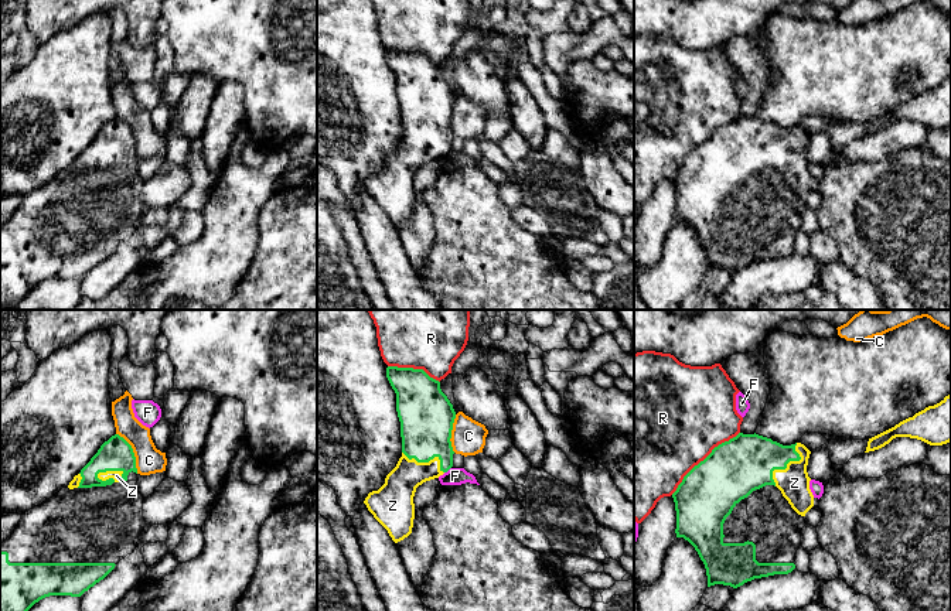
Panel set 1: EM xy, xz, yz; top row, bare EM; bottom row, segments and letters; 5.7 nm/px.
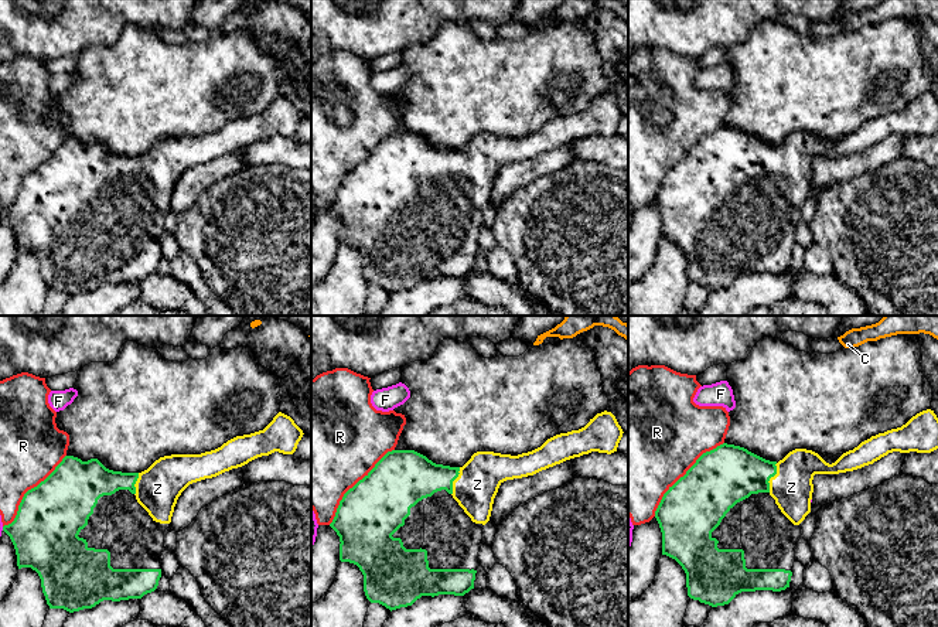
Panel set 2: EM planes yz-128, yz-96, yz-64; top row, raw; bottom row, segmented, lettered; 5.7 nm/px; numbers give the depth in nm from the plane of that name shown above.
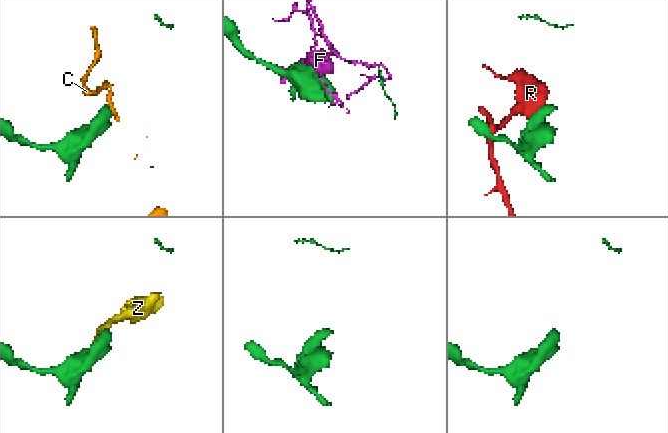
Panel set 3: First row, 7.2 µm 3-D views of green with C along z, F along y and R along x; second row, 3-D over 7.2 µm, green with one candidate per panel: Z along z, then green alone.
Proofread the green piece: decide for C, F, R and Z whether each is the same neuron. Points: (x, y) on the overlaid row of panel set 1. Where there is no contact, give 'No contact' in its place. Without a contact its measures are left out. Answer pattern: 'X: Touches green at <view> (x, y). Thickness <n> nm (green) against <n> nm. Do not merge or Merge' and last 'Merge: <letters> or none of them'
C: Touches green at xy (133, 453). Thickness 190 nm (green) against 160 nm. Do not merge
F: Touches green at xz (447, 470). Thickness 280 nm (green) against 100 nm. Do not merge
R: Touches green at yz (704, 460). Thickness 320 nm (green) against 500 nm. Do not merge
Z: Touches green at yz (786, 466). Thickness 320 nm (green) against 180 nm. Merge
Merge: Z

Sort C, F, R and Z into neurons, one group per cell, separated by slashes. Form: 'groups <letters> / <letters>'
groups C / F / R / Z

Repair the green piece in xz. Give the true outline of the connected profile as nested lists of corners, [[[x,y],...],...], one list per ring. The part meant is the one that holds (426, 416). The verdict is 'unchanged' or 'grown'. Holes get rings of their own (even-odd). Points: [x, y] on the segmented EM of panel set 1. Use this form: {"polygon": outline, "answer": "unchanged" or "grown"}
{"polygon": [[[388,366],[386,378],[396,393],[402,457],[386,475],[385,484],[378,491],[369,492],[364,504],[398,543],[412,533],[416,488],[426,481],[439,478],[453,467],[454,451],[450,438],[456,412],[442,392],[440,382],[430,378],[423,369]]], "answer": "grown"}

